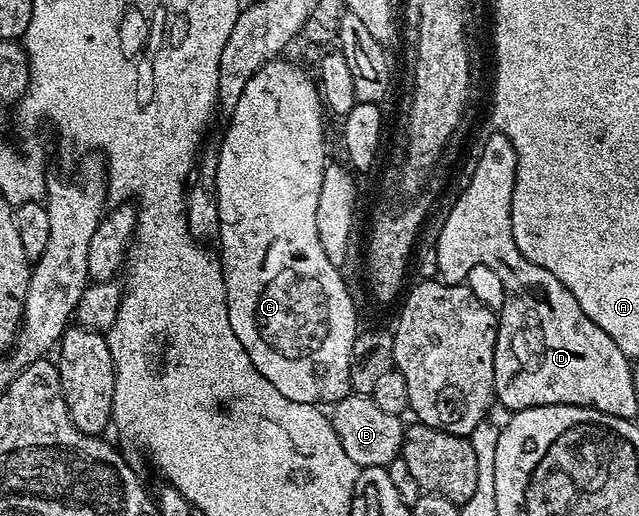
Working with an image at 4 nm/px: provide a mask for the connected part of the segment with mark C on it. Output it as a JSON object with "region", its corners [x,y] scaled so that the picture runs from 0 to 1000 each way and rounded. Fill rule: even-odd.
{"region":[[[432,112],[415,124],[385,159],[385,174],[379,174],[379,190],[372,190],[372,205],[360,221],[363,233],[351,256],[351,273],[344,279],[341,300],[341,329],[338,331],[338,366],[341,368],[341,415],[344,417],[344,455],[341,475],[341,502],[351,523],[354,547],[354,578],[357,579],[357,607],[360,609],[360,640],[379,663],[385,686],[391,686],[391,702],[404,709],[404,725],[441,764],[441,771],[454,771],[454,779],[493,783],[496,787],[518,787],[535,769],[546,766],[548,702],[551,700],[551,672],[560,641],[557,630],[557,597],[551,591],[551,574],[532,537],[534,521],[504,486],[504,469],[498,461],[498,374],[504,368],[504,337],[510,324],[507,312],[507,225],[504,196],[496,165],[482,157],[482,147],[469,132],[449,124],[444,112]]]}

